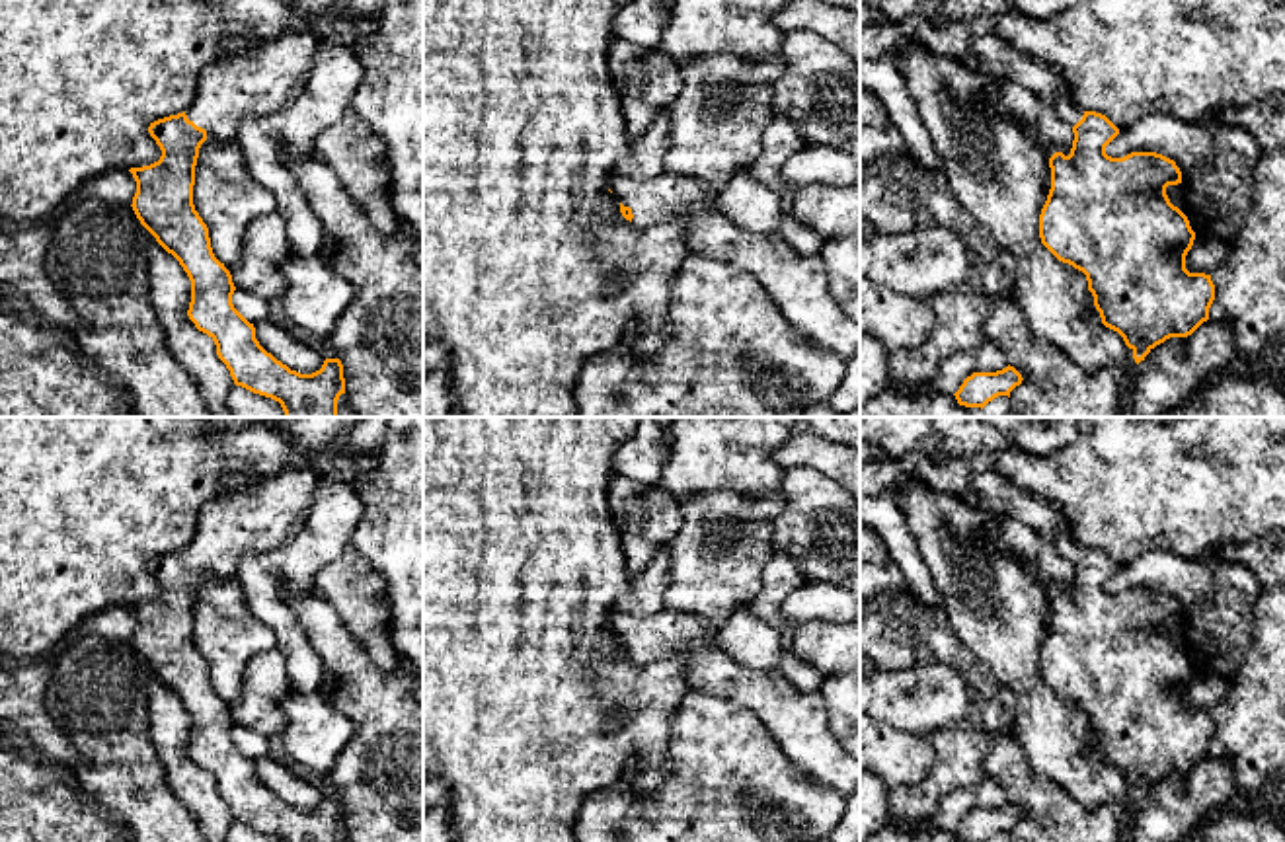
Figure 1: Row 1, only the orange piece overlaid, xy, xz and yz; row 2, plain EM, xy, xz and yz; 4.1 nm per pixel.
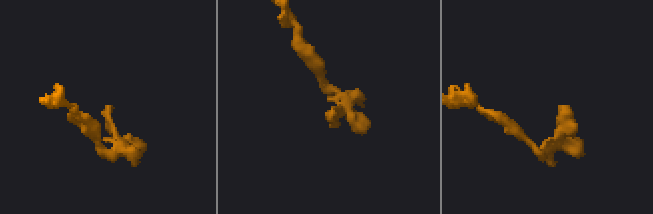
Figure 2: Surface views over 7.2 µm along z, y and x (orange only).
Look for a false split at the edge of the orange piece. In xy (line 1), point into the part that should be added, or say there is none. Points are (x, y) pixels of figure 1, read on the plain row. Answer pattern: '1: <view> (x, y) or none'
1: xy (266, 517)

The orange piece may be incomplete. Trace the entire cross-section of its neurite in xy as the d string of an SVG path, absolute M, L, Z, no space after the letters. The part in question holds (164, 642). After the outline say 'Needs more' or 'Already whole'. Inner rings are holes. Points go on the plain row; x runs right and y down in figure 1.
M357 417L355 427L339 442L322 450L296 446L306 460L302 468L287 468L257 481L248 491L222 493L207 501L199 511L189 544L148 563L150 573L162 587L160 596L129 606L136 618L131 641L136 655L179 698L191 717L189 756L214 778L216 791L230 807L236 823L271 834L281 842L337 842L339 832L345 830L343 801L339 795L326 795L322 805L312 811L291 807L259 782L253 760L234 745L232 711L214 694L209 665L193 641L199 585L205 577L236 577L236 567L246 554L267 554L287 546L304 526L316 491L324 481L353 483L378 464L386 421L388 417Z. Needs more

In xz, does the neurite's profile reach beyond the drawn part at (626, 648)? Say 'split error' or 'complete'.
split error

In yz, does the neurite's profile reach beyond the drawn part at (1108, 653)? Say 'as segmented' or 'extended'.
extended

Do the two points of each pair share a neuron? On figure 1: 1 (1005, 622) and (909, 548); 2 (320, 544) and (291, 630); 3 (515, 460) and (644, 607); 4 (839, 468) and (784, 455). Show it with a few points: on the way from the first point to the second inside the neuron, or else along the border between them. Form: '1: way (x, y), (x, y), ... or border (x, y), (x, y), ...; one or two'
1: border (905, 517), (905, 525), (919, 544), (940, 603); two
2: way (293, 566), (266, 572), (268, 603); one
3: border (632, 575), (613, 611); two
4: way (825, 457), (798, 455); one

